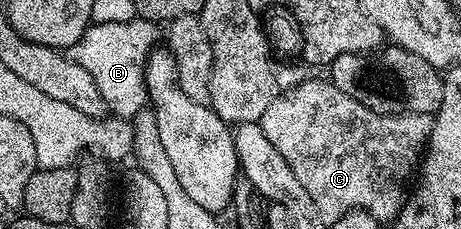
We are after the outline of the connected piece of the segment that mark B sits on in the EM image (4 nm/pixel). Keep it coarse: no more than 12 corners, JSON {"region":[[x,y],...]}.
{"region":[[155,20],[95,23],[64,54],[90,73],[105,108],[147,104]]}

